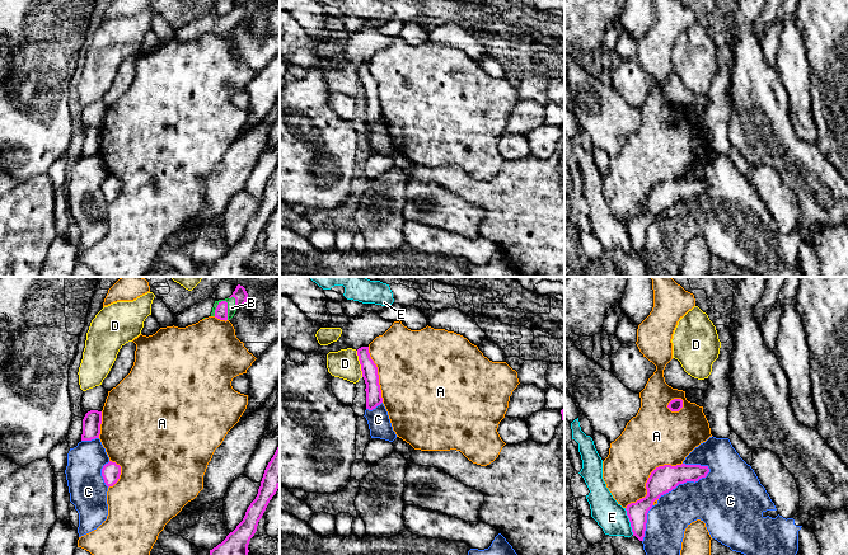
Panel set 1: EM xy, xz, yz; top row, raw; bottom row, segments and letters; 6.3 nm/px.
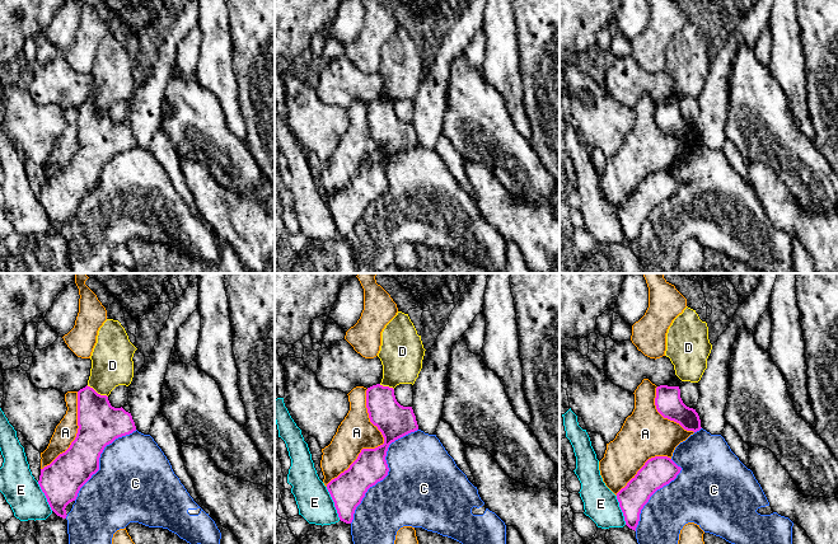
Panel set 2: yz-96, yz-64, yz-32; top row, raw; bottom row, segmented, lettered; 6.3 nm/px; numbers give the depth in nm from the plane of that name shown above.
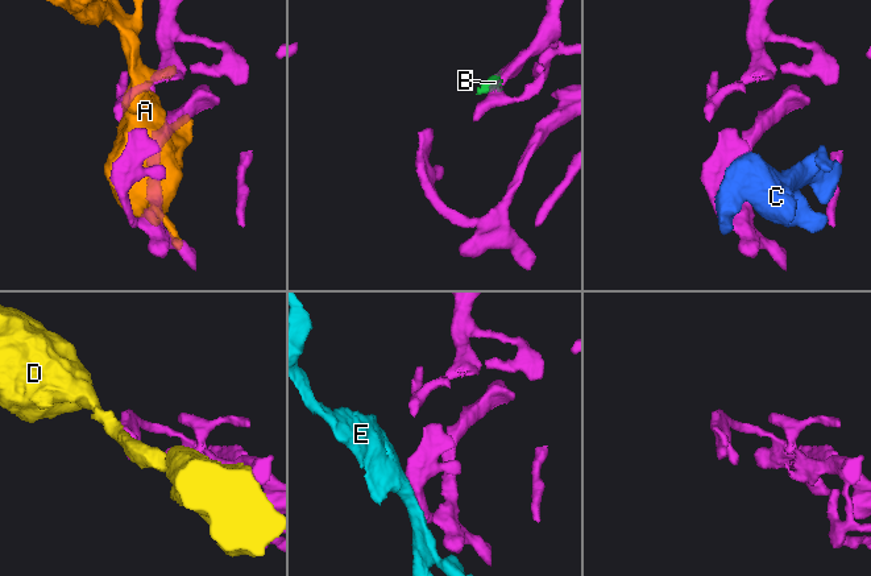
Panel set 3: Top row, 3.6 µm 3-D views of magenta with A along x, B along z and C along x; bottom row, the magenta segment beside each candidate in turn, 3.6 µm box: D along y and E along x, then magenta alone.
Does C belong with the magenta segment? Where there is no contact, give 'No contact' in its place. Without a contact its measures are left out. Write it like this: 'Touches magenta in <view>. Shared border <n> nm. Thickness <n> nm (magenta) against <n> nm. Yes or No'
Touches magenta in yz. Shared border 380 nm. Thickness 170 nm (magenta) against 340 nm. No

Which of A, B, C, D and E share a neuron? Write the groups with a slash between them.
A / B / C / D / E

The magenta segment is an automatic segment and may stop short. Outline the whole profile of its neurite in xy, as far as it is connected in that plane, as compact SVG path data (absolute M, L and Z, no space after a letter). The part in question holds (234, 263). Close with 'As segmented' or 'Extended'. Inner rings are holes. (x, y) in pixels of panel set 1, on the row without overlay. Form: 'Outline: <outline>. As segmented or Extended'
Outline: M280 156L278 163L268 178L258 210L248 222L243 236L216 263L210 265L206 277L248 277L248 260L257 246L270 216L280 202Z. As segmented

